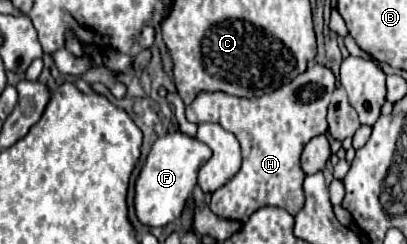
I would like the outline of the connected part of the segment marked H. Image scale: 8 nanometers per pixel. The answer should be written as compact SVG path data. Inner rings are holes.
M311 63L305 73L295 77L289 85L279 87L275 93L265 93L263 97L235 97L227 93L199 93L191 105L185 107L185 117L193 123L217 123L223 129L235 133L235 137L241 141L243 149L243 165L239 173L225 183L221 189L217 189L211 197L211 211L223 219L235 219L235 221L245 221L253 211L257 211L263 205L275 205L291 215L297 215L303 207L305 195L303 195L303 179L305 173L299 165L299 157L303 147L315 137L327 131L327 105L331 99L331 93L335 91L335 75L331 69Z

